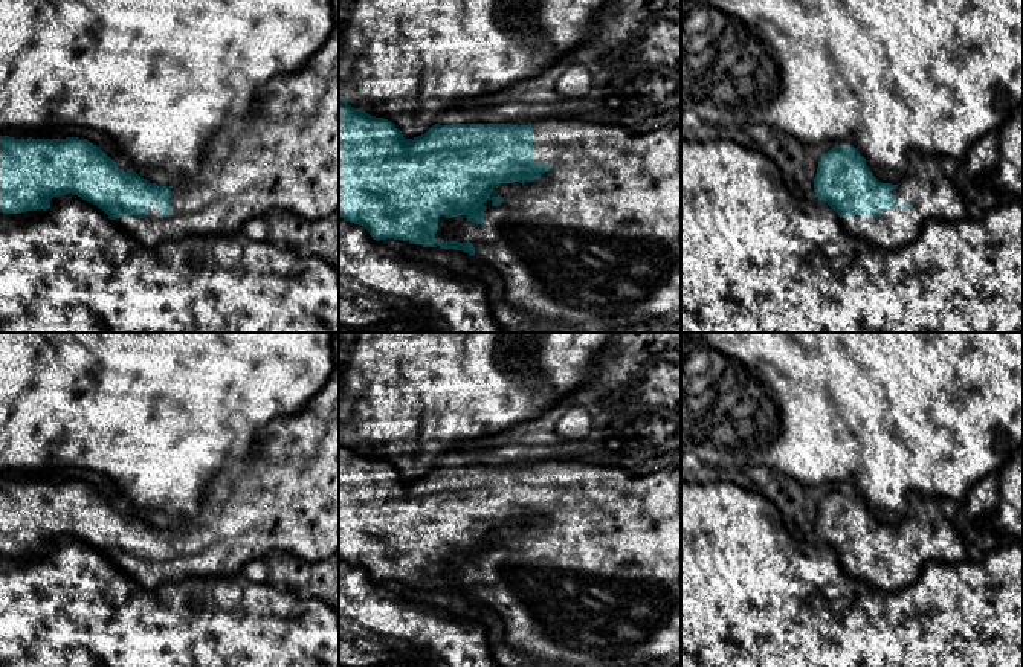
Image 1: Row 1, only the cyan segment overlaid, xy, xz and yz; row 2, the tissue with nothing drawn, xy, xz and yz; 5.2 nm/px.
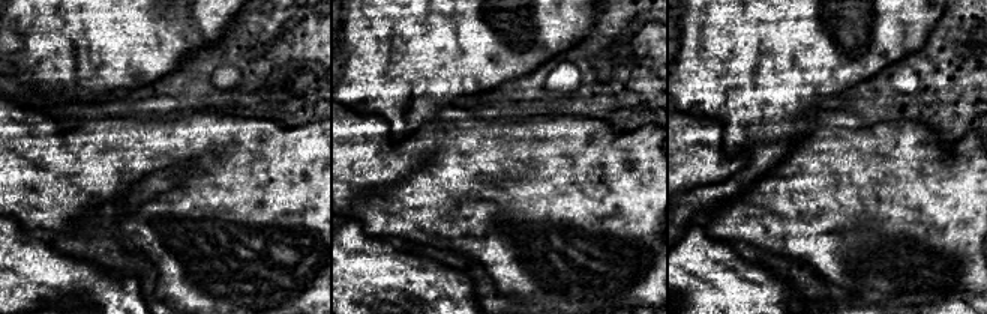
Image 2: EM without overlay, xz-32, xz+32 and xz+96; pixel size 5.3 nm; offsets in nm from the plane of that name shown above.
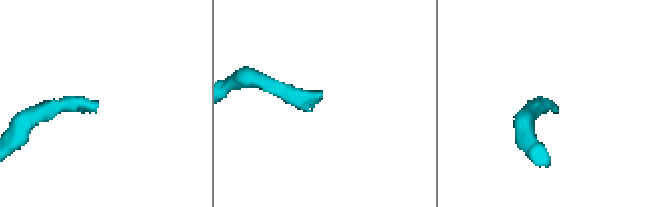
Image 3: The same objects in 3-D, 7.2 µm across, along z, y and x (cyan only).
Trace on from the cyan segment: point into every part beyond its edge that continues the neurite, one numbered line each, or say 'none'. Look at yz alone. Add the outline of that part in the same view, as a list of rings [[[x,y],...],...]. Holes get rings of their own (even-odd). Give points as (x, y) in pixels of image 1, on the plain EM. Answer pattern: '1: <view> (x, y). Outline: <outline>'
1: yz (933, 538). Outline: [[[912,493],[904,520],[890,536],[899,545],[876,559],[841,559],[843,569],[878,589],[895,591],[916,582],[930,560],[960,562],[968,557],[963,539],[944,517],[944,499]]]

